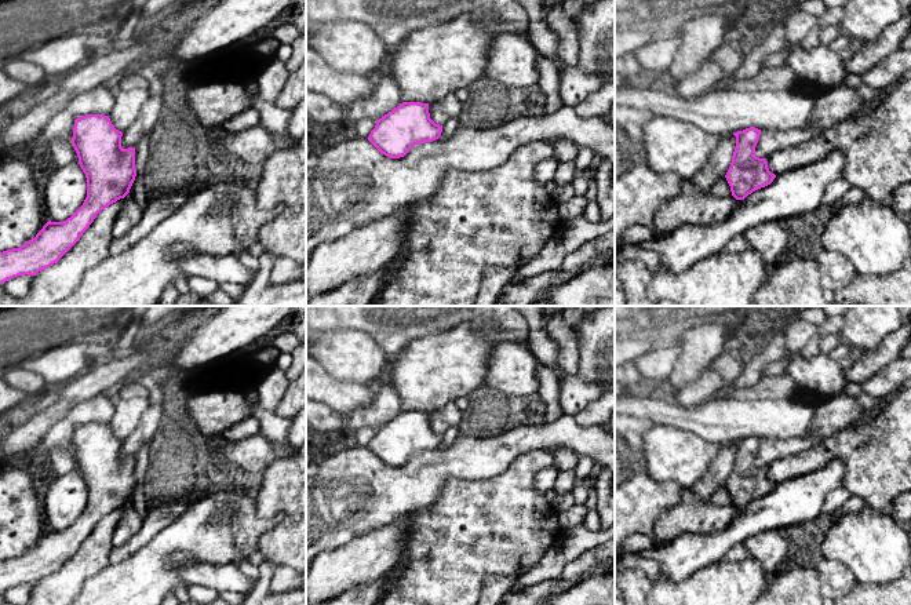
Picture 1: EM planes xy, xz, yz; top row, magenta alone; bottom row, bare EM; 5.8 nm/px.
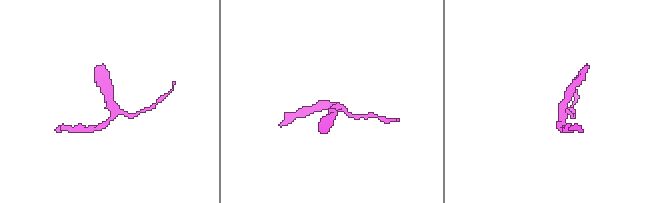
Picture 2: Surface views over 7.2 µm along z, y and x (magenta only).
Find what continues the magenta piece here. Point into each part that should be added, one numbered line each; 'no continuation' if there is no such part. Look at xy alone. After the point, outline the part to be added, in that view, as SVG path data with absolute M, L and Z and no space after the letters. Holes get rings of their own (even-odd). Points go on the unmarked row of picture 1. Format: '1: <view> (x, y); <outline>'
no continuation

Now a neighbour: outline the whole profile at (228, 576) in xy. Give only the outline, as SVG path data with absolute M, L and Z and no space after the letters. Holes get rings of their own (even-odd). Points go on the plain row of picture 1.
M179 557L179 575L192 586L203 586L216 593L234 591L241 595L251 593L258 580L247 576L238 564L227 562L214 565L208 562L190 562Z

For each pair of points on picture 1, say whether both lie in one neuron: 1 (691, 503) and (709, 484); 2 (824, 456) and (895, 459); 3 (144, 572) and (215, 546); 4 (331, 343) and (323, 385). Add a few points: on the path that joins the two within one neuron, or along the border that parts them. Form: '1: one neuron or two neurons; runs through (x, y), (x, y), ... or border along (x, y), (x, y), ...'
1: two neurons; border along (691, 489), (700, 498), (710, 500)
2: one neuron; runs through (842, 454), (877, 454)
3: one neuron; runs through (161, 554), (171, 545), (197, 545)
4: two neurons; border along (320, 363), (335, 378), (354, 382)

